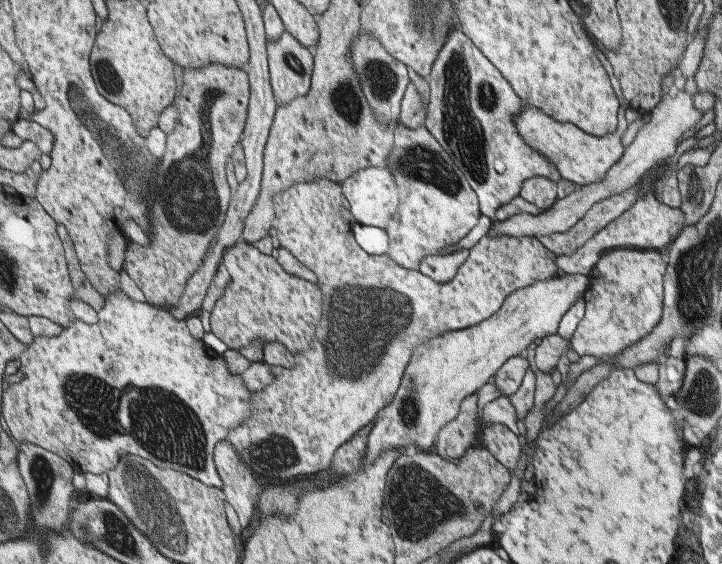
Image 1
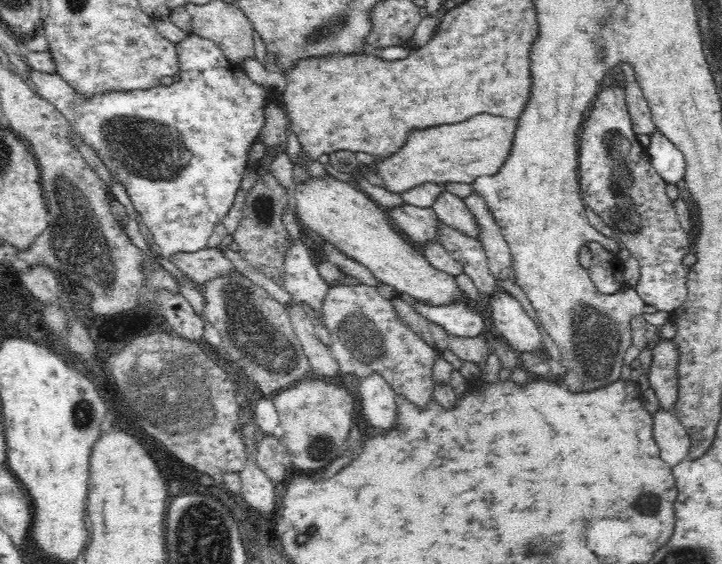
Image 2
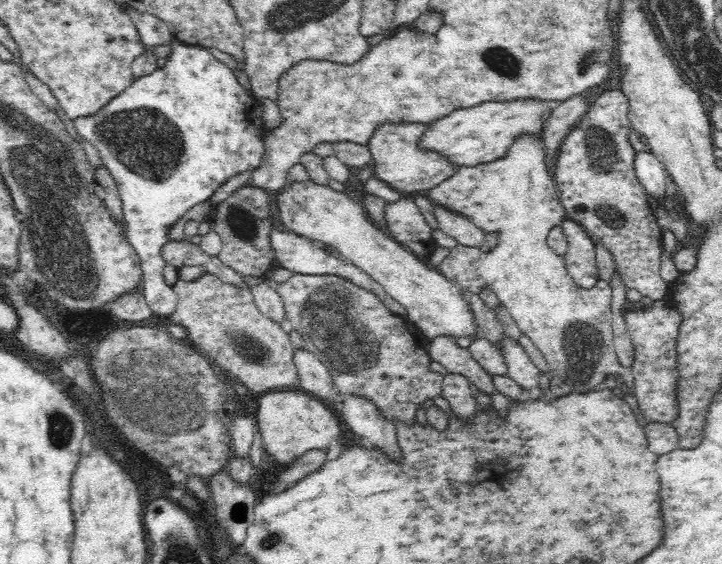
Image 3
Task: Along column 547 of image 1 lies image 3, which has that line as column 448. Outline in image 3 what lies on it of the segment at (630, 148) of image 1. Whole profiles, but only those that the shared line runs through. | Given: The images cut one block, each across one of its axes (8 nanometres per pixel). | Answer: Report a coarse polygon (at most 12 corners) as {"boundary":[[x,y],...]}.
{"boundary":[[441,204],[432,212],[438,229],[460,245],[479,248],[484,230]]}

